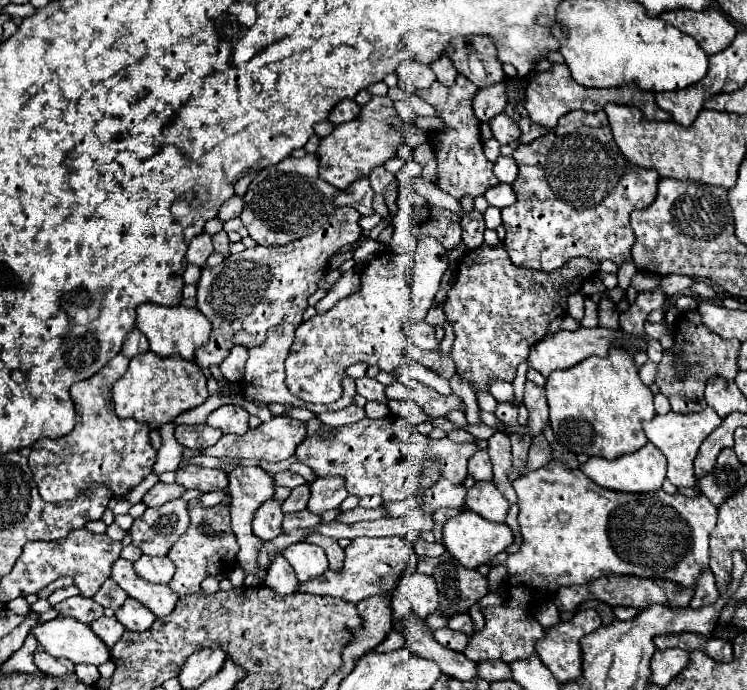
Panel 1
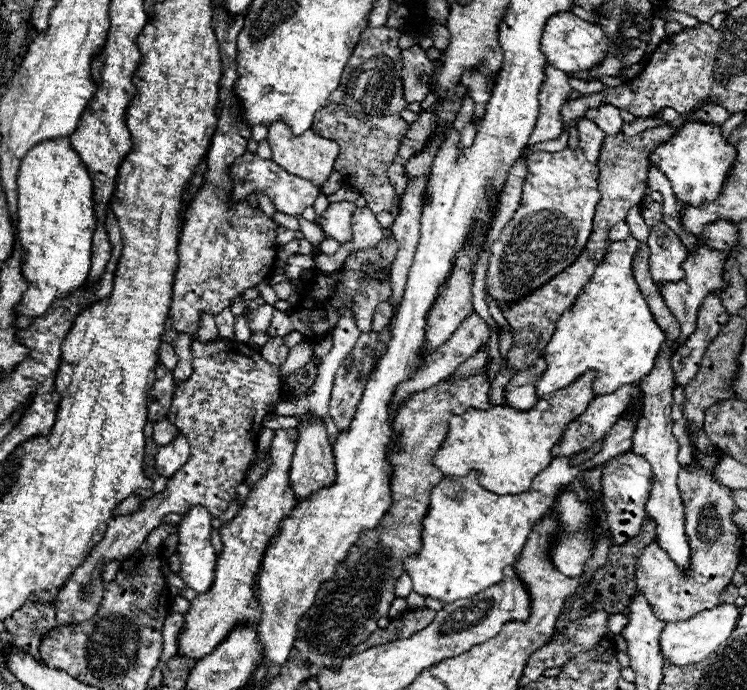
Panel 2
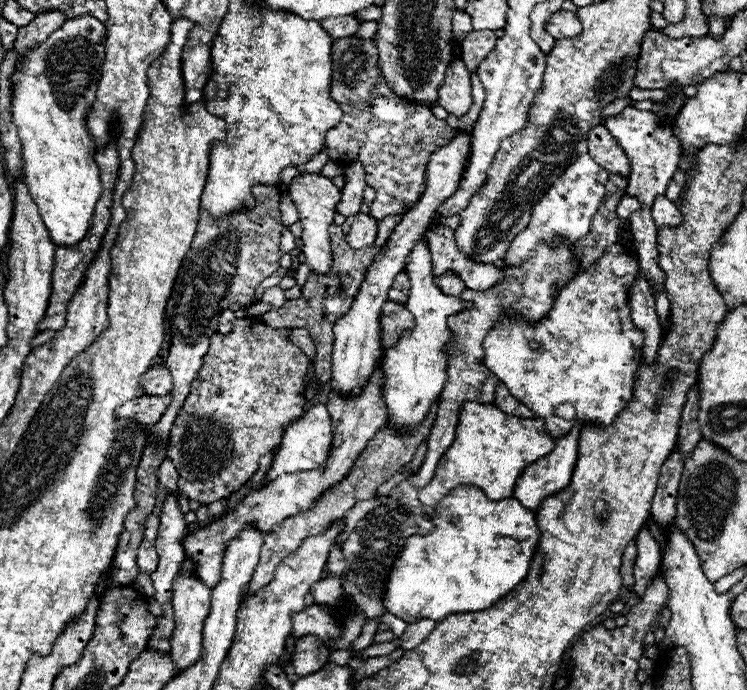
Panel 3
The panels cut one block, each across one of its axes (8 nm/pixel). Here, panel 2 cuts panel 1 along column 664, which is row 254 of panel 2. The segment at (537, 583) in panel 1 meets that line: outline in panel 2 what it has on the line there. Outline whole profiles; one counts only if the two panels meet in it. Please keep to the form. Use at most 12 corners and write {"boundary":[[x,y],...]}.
{"boundary":[[582,150],[534,152],[486,288],[520,300],[574,264],[600,202]]}

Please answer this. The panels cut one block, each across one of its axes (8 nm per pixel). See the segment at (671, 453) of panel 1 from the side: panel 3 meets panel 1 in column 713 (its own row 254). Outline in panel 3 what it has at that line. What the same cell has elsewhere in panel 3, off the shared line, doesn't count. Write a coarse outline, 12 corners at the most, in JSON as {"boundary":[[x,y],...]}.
{"boundary":[[426,234],[406,258],[414,330],[380,356],[386,422],[412,434],[444,388],[446,318]]}

